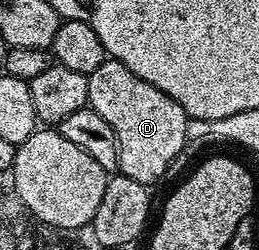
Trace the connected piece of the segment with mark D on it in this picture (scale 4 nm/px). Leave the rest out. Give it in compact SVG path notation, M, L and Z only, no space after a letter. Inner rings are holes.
M107 57L100 65L100 69L96 69L89 75L87 97L90 108L96 113L100 113L100 117L104 117L104 121L108 121L108 125L112 125L112 133L116 133L118 142L118 171L132 177L132 181L153 185L169 169L170 162L182 150L187 150L185 123L188 116L186 111L180 109L180 105L176 105L176 101L172 101L172 97L168 97L163 91L156 89L156 85L136 77L136 73L132 73L118 60Z

